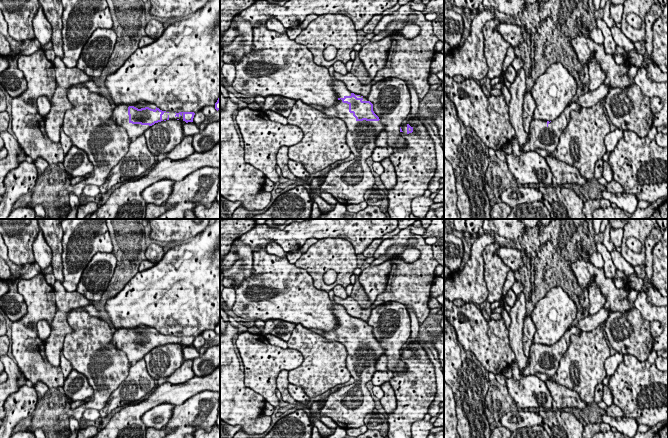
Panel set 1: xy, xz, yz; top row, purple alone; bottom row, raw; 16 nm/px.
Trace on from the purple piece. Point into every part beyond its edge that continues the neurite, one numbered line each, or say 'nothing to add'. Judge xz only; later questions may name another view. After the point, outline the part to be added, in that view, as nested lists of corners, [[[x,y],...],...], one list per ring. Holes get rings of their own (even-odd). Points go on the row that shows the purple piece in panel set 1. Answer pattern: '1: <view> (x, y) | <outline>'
1: xz (362, 149) | [[[338,100],[331,107],[323,107],[323,113],[342,119],[347,125],[346,141],[351,152],[360,160],[367,160],[371,157],[376,136],[384,131],[385,126],[380,121],[357,121],[353,113],[349,112],[349,104]]]

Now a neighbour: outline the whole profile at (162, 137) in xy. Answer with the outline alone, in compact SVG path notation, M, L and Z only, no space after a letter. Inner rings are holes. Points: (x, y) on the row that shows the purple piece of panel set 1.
M169 119L152 125L144 133L149 151L154 155L167 154L182 141L182 121Z

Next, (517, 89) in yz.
M520 69L516 73L516 78L509 88L511 100L509 103L510 123L515 130L518 139L520 152L523 153L522 147L528 143L529 134L524 130L523 123L523 101L526 92L526 73L525 69Z

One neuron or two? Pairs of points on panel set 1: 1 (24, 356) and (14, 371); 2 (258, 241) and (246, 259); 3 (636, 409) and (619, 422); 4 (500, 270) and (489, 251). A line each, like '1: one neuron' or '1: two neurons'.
1: two neurons
2: two neurons
3: two neurons
4: one neuron

